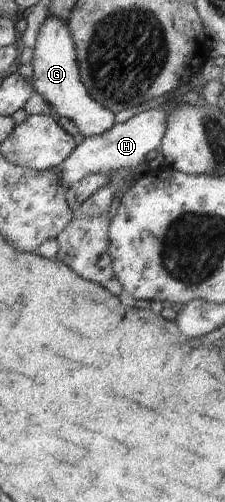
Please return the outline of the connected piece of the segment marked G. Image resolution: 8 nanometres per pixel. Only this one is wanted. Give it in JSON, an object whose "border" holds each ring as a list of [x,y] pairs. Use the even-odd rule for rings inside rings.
{"border":[[[46,16],[36,36],[31,63],[34,91],[41,94],[59,116],[74,121],[84,137],[101,135],[115,125],[113,111],[93,99],[88,87],[85,87],[81,77],[76,43],[70,25],[64,19],[59,16]]]}

